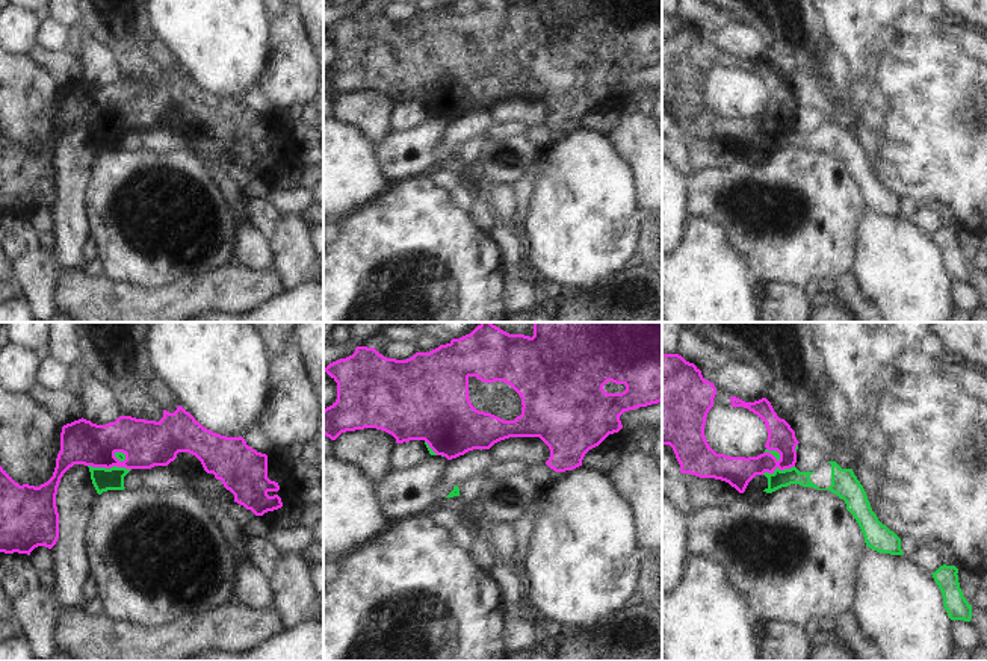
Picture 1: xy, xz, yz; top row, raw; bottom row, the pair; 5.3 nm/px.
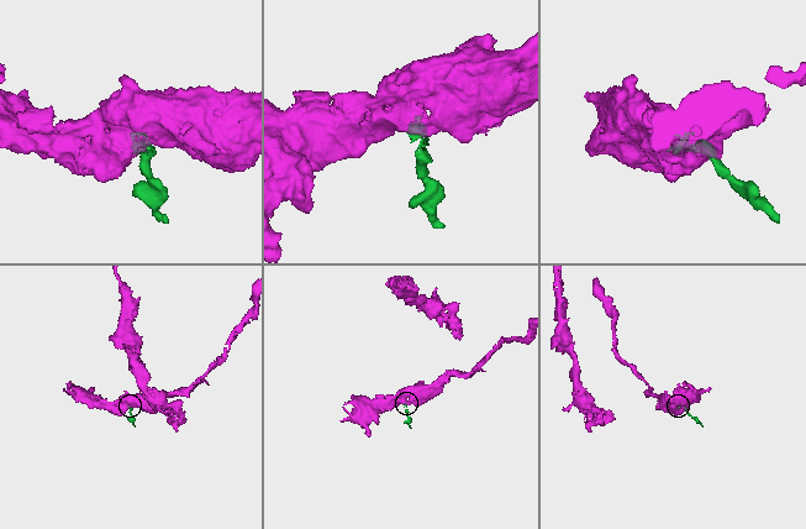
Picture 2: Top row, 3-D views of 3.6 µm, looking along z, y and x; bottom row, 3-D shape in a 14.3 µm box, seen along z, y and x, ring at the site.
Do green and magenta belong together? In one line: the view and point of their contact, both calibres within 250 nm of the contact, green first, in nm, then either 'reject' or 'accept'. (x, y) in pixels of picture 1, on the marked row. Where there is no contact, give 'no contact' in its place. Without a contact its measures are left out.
contact xy (111, 468); calibres 120 and 260 nm; reject

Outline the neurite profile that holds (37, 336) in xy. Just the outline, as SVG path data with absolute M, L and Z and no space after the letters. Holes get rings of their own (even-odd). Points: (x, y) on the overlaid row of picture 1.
M11 322L12 345L35 351L44 360L51 355L53 322Z

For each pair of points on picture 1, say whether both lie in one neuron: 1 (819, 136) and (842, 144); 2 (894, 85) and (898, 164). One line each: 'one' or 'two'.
1: one
2: one

